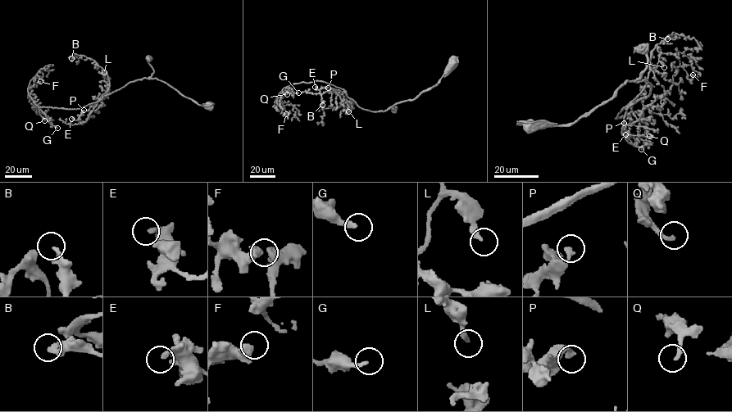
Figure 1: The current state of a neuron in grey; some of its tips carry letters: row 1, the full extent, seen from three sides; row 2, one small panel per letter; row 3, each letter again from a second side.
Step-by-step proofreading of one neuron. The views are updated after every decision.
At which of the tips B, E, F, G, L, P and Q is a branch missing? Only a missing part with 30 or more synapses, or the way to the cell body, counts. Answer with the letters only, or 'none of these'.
G, Q

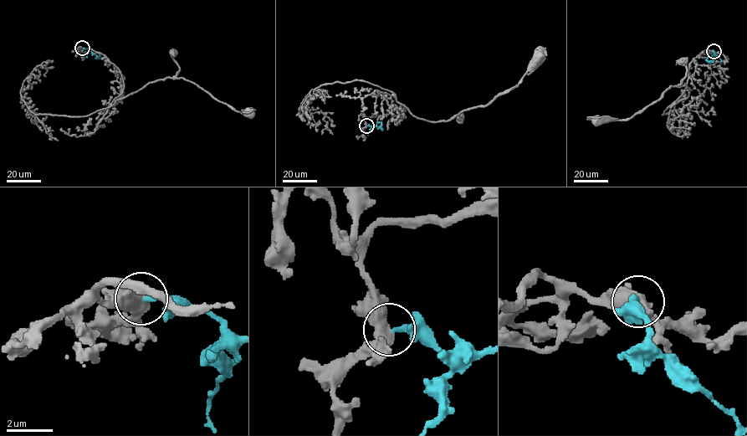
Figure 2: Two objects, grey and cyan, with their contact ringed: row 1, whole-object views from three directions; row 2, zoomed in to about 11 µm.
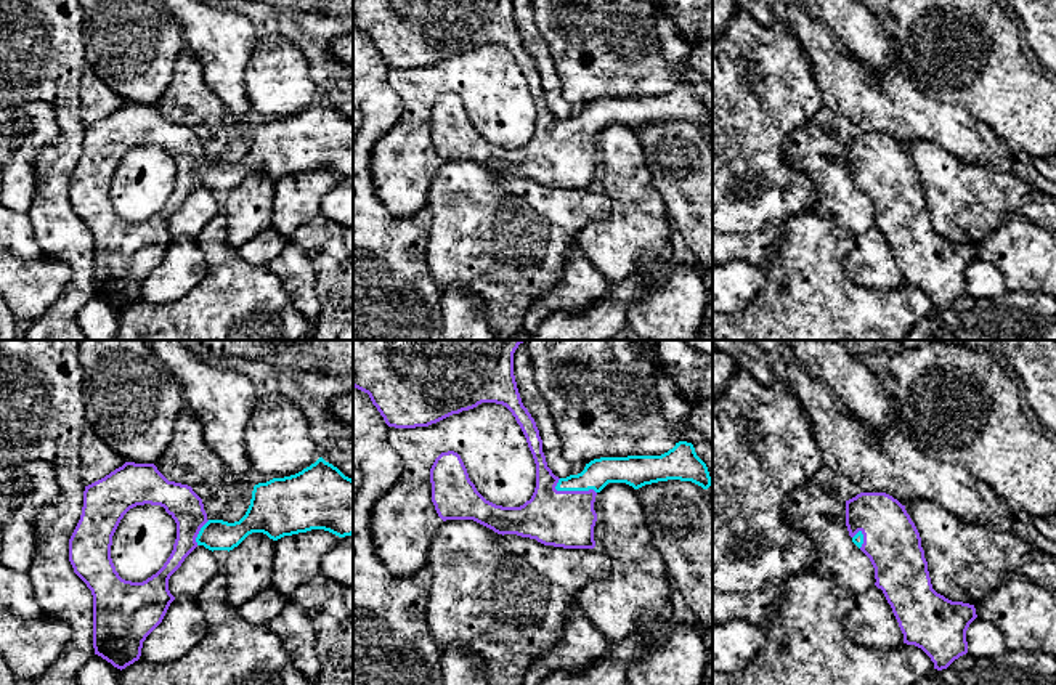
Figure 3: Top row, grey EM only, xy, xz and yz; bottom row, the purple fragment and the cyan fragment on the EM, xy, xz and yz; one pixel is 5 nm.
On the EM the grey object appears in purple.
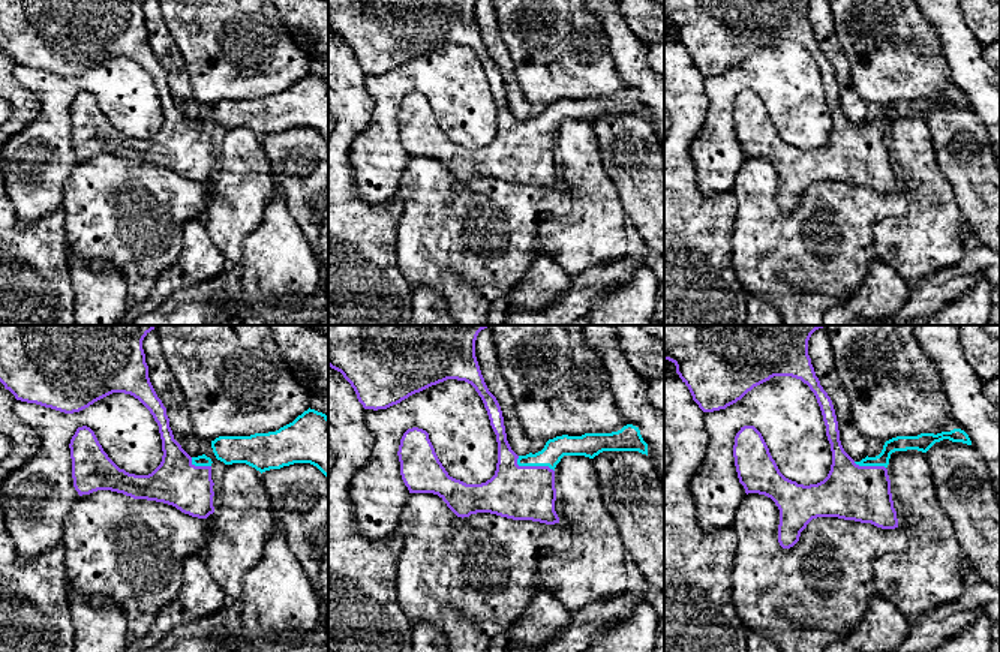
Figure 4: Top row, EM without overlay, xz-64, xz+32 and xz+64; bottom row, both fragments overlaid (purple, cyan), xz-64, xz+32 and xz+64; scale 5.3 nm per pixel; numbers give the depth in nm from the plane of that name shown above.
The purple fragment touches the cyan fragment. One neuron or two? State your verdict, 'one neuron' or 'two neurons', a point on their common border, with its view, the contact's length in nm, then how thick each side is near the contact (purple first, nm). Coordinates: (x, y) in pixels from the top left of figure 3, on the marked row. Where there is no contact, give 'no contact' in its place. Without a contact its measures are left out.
one neuron | xz (575, 491) | 220 nm | 280/150 nm

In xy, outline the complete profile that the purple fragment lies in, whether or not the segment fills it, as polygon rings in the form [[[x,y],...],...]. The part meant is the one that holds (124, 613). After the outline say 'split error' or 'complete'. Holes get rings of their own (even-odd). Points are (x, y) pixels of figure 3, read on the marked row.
[[[323,457],[295,475],[255,484],[246,515],[234,523],[209,520],[202,499],[193,488],[169,481],[154,464],[125,462],[104,478],[85,486],[82,515],[69,539],[69,561],[93,595],[95,655],[120,671],[140,659],[143,642],[162,622],[175,600],[169,590],[170,576],[197,545],[212,552],[229,552],[252,533],[263,533],[278,541],[311,529],[324,529],[339,537],[353,534],[353,480]],[[144,504],[165,509],[177,523],[177,539],[170,557],[156,574],[143,582],[132,582],[116,571],[111,545],[124,515]]]; split error

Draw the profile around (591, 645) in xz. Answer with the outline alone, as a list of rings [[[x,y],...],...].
[[[571,600],[565,618],[563,638],[531,663],[523,685],[539,685],[550,672],[573,674],[584,671],[608,656],[610,643],[602,632],[584,616],[576,600]]]

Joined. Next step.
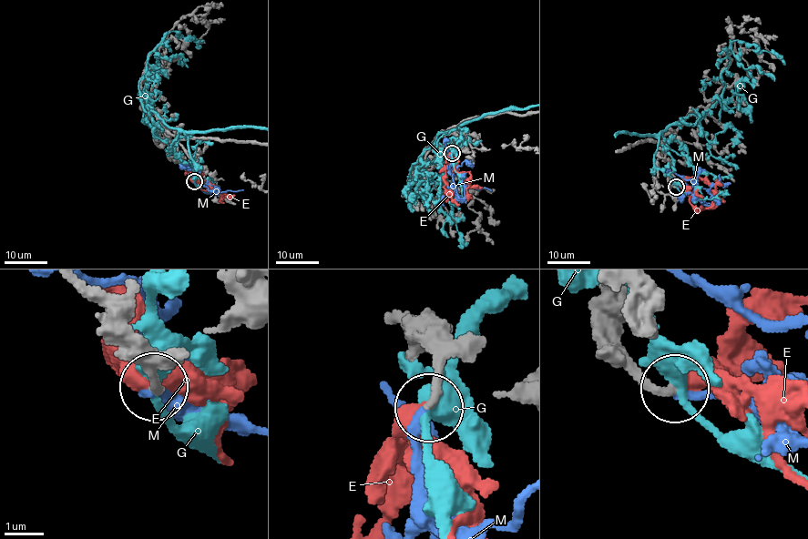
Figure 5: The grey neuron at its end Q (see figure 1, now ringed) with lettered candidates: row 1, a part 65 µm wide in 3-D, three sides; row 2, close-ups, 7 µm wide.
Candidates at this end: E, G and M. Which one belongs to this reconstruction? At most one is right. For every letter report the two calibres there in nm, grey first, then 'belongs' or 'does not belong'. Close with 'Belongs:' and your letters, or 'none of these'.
E: 240 nm thick on the grey side, 500 nm on the other; belongs
G: 240 nm thick on the grey side, 400 nm on the other; does not belong
M: 240 nm thick on the grey side, 220 nm on the other; does not belong
Belongs: E

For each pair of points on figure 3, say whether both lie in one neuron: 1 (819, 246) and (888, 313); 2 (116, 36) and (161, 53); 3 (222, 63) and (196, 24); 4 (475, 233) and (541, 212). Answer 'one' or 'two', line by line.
1: one
2: one
3: one
4: one

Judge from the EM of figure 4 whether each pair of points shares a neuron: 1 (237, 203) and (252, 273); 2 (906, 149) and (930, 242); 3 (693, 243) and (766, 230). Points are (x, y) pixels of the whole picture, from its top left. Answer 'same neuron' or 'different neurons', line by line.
1: different neurons
2: same neuron
3: different neurons

